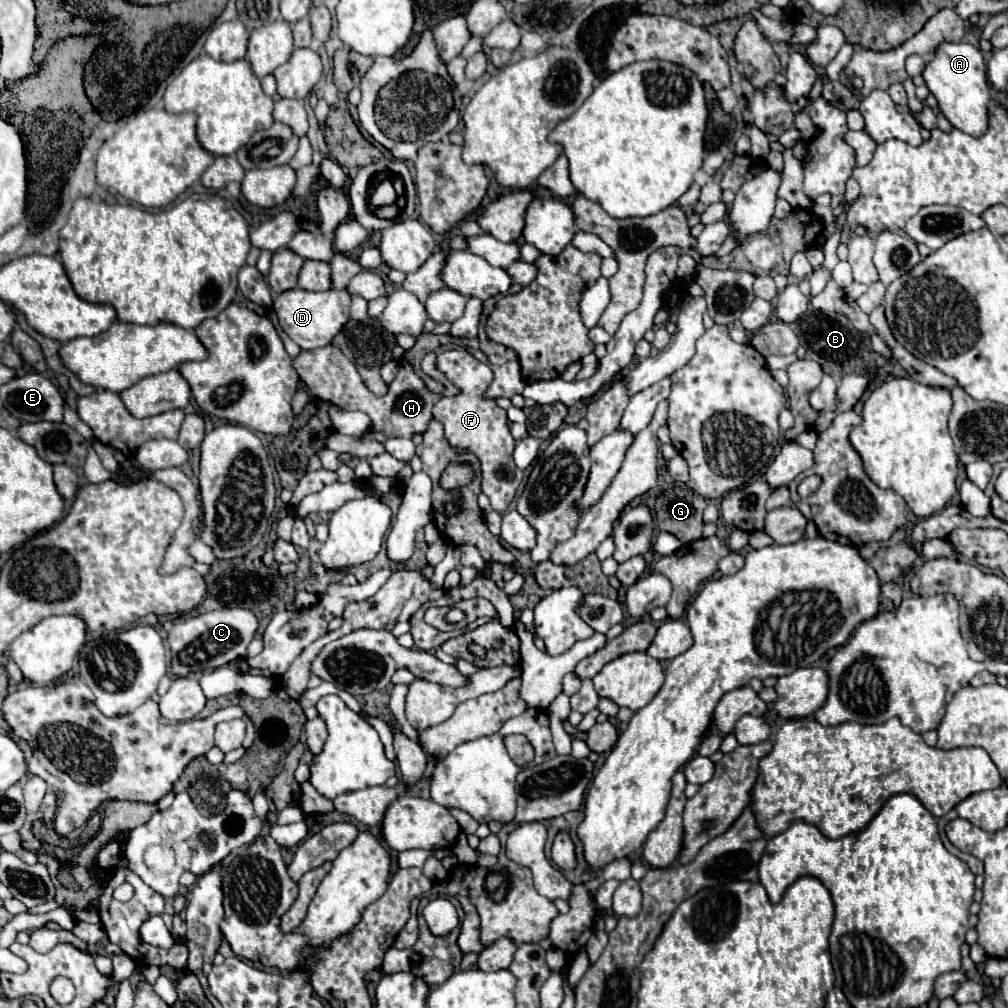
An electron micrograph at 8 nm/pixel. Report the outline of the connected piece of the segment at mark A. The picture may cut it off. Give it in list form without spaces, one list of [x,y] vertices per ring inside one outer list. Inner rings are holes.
[[[942,42],[934,50],[934,58],[926,64],[922,72],[928,90],[938,100],[940,112],[950,120],[950,124],[970,136],[980,136],[988,128],[988,100],[990,86],[986,82],[986,66],[982,52],[972,44]]]

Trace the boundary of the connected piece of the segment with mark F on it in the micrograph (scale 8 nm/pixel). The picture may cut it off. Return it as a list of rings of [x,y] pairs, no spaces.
[[[450,350],[438,356],[438,368],[446,372],[448,380],[452,380],[462,394],[452,398],[440,398],[434,404],[434,418],[440,420],[446,428],[446,438],[454,448],[468,448],[474,452],[482,466],[482,492],[490,498],[492,508],[496,512],[506,512],[510,502],[516,496],[516,488],[522,482],[522,470],[514,464],[512,452],[514,452],[516,441],[510,436],[506,412],[496,406],[494,400],[482,398],[484,390],[492,382],[492,370],[488,364],[476,362],[470,354]]]

